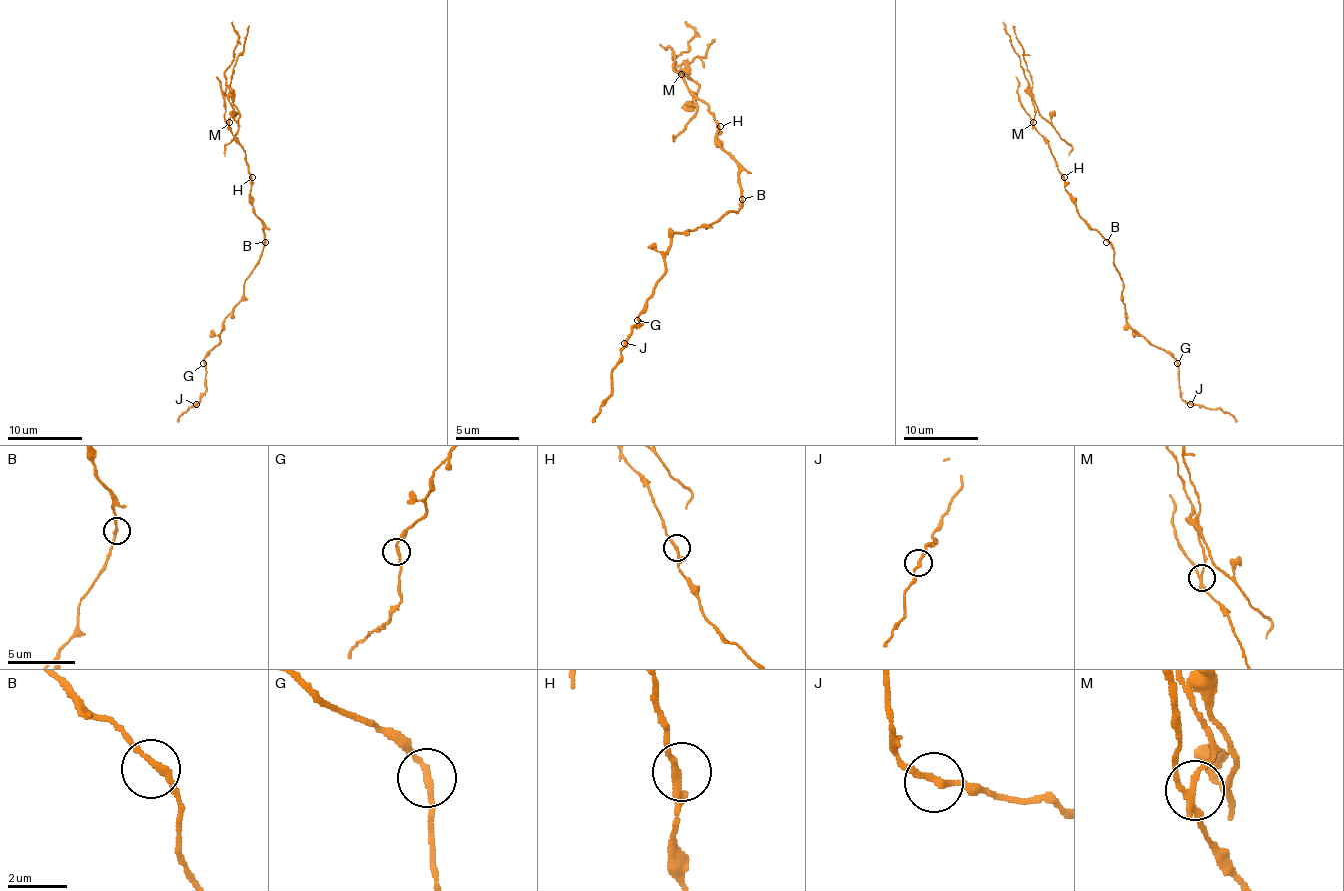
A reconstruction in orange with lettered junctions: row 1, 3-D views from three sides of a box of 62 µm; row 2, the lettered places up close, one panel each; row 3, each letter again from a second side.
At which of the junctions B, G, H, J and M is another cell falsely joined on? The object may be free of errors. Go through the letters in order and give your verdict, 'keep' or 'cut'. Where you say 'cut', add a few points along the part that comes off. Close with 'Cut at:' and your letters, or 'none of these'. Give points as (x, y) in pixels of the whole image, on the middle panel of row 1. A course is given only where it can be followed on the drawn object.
B: keep
G: keep
H: keep
J: keep
M: cut | (682, 75), (688, 78), (675, 69), (672, 59), (685, 53), (695, 37), (685, 21)
Cut at: M

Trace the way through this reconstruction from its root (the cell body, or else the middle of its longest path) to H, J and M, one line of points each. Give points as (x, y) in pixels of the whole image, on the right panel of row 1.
H: (1106, 242), (1078, 214), (1064, 177)
J: (1106, 242), (1123, 281), (1121, 302), (1127, 322), (1177, 363), (1179, 395), (1190, 404)
M: (1106, 242), (1078, 214), (1051, 147), (1034, 123)

